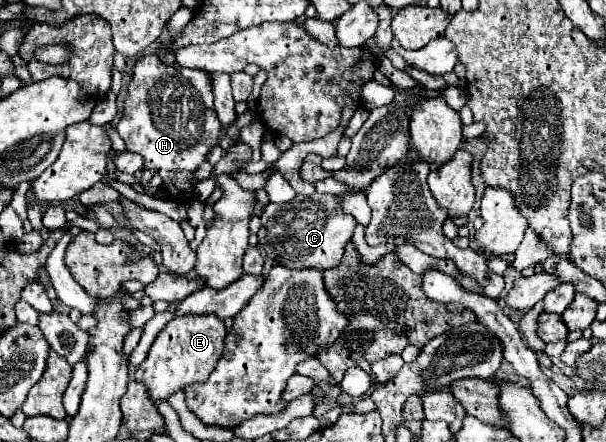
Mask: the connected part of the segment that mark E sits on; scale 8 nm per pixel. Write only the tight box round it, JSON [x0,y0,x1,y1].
[135,315,227,403]

